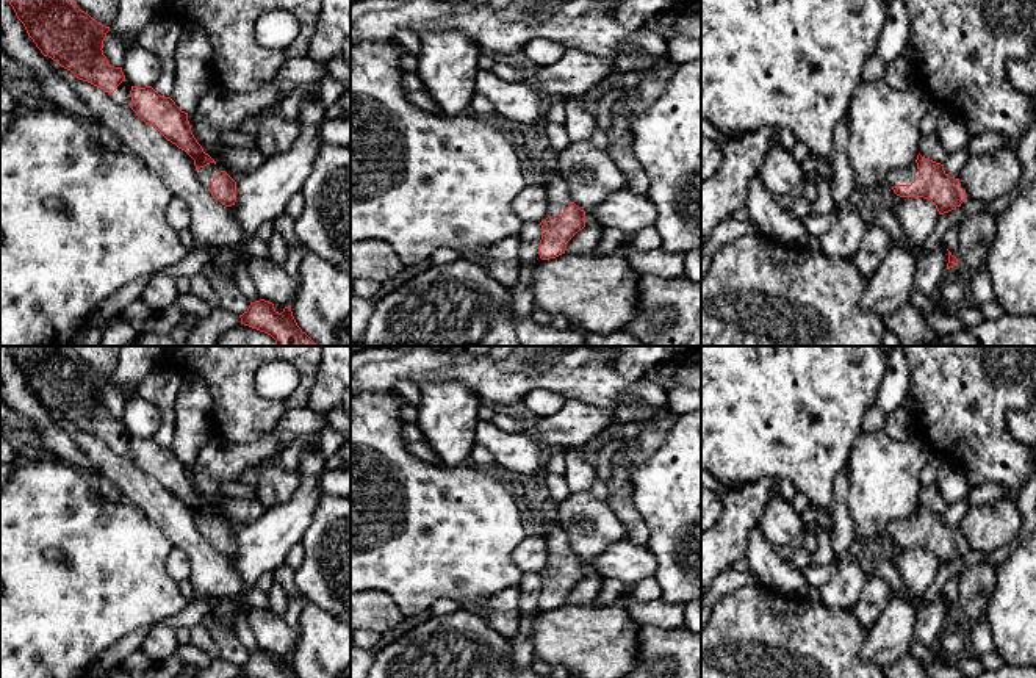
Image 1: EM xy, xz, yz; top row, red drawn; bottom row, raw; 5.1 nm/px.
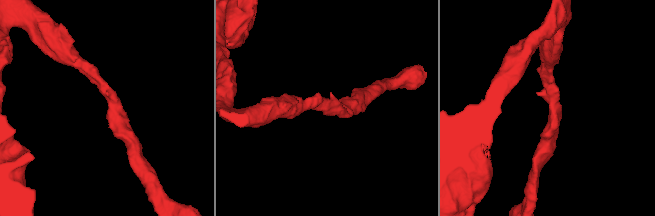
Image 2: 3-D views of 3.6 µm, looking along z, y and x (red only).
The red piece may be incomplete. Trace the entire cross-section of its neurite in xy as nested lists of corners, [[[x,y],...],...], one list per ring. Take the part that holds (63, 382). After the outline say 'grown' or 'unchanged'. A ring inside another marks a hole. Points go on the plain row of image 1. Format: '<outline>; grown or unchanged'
[[[6,346],[17,370],[44,407],[70,421],[113,449],[131,459],[146,474],[192,510],[197,529],[225,557],[236,553],[236,532],[203,503],[191,482],[188,463],[171,448],[160,446],[152,437],[127,434],[122,418],[114,418],[103,406],[110,377],[81,362],[70,346]]]; grown

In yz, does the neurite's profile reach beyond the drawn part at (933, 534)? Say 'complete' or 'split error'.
split error

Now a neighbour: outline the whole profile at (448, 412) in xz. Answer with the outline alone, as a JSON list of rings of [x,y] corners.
[[[457,379],[424,382],[416,426],[429,448],[449,468],[469,460],[476,446],[477,409],[482,404],[476,388]]]

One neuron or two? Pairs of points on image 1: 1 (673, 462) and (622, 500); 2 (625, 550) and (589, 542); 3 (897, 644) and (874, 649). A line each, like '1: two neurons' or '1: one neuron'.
1: two neurons
2: two neurons
3: one neuron

